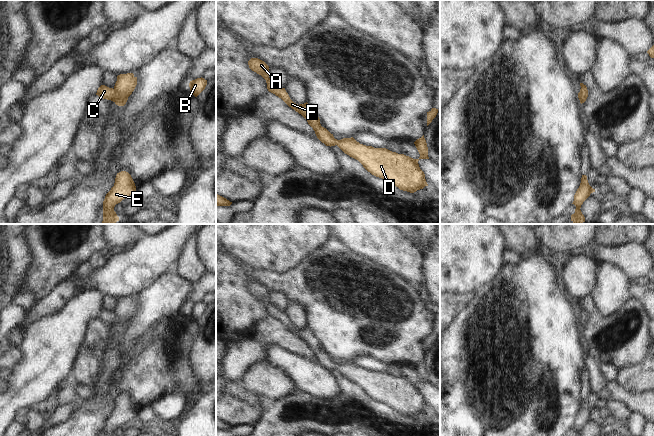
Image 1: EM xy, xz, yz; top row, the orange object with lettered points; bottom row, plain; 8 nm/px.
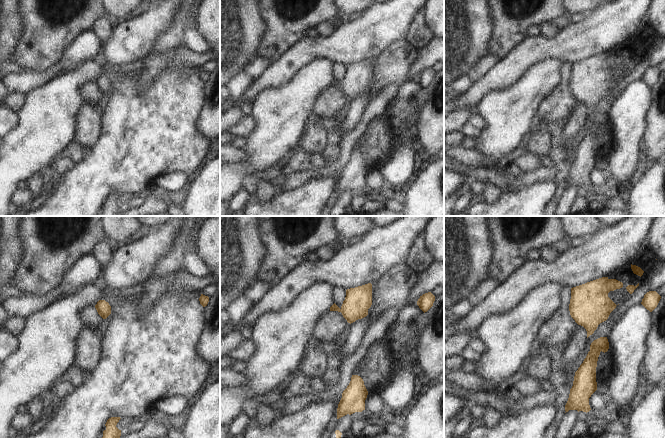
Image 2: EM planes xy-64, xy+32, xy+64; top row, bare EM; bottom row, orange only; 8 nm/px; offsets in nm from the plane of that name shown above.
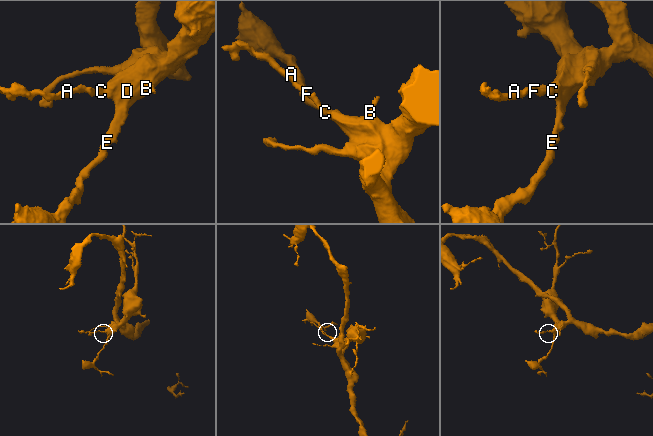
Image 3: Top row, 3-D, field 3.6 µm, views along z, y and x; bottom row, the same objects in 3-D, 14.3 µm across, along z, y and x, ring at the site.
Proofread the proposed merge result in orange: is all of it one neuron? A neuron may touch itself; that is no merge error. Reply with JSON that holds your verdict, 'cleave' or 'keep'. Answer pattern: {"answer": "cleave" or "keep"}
{"answer": "keep"}

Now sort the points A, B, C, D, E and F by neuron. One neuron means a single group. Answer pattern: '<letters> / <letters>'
A B C D E F

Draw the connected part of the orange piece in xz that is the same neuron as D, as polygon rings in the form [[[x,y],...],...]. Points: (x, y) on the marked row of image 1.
[[[251,58],[248,65],[252,71],[266,80],[269,92],[281,98],[307,120],[317,138],[326,146],[337,145],[345,154],[358,160],[372,175],[389,181],[400,190],[414,193],[428,186],[425,174],[418,164],[420,159],[429,159],[424,135],[414,142],[420,154],[418,159],[392,152],[386,148],[374,148],[360,144],[353,137],[337,140],[333,134],[321,126],[319,117],[307,102],[300,105],[294,103],[285,88],[278,86],[269,78],[269,66],[264,61]]]

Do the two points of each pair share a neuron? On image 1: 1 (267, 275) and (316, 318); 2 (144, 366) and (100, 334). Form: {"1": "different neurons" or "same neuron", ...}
{"1": "same neuron", "2": "different neurons"}

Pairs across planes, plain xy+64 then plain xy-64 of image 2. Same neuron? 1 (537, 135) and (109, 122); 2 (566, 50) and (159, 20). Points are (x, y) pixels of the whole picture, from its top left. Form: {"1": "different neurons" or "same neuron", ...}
{"1": "different neurons", "2": "same neuron"}

